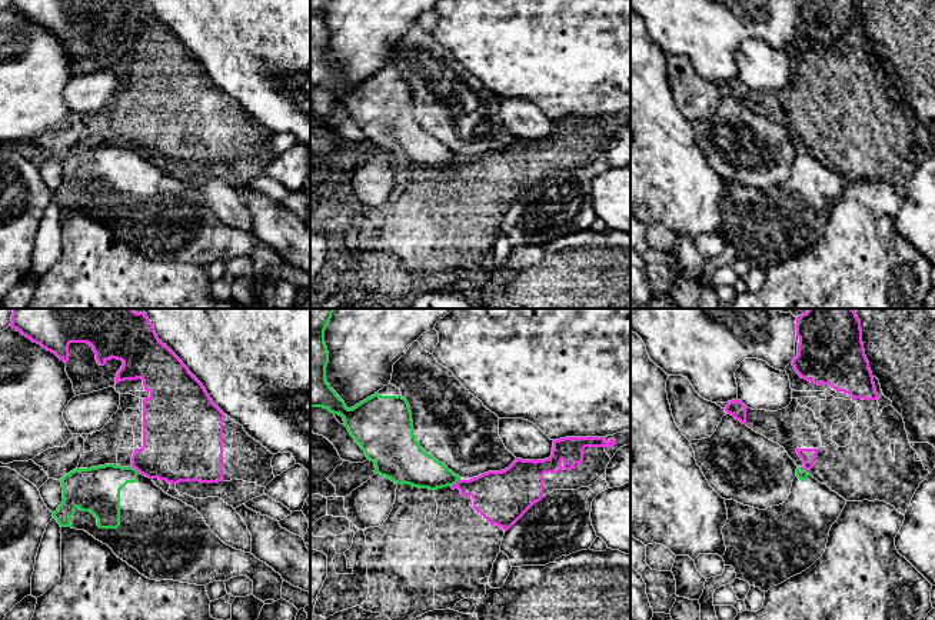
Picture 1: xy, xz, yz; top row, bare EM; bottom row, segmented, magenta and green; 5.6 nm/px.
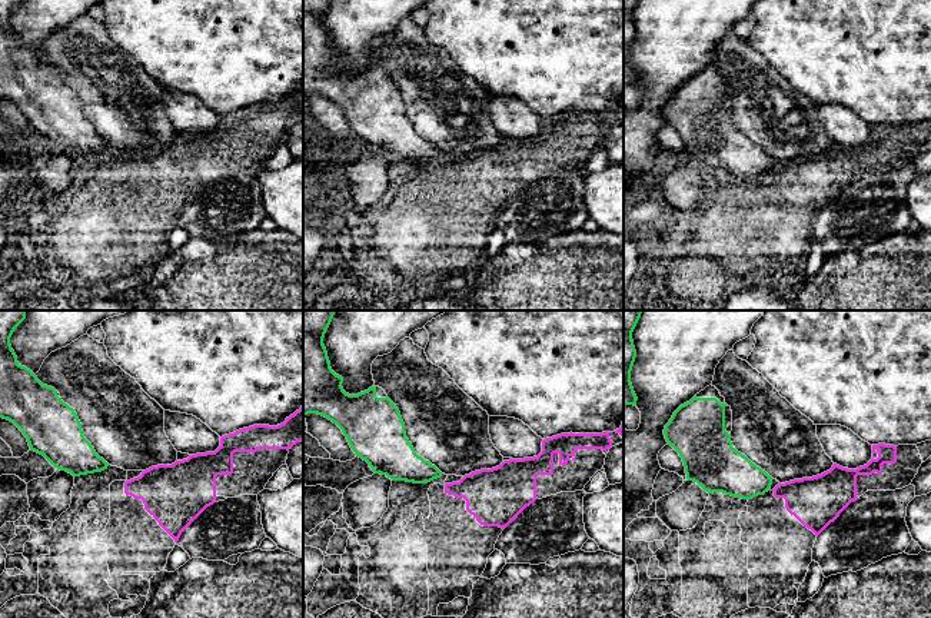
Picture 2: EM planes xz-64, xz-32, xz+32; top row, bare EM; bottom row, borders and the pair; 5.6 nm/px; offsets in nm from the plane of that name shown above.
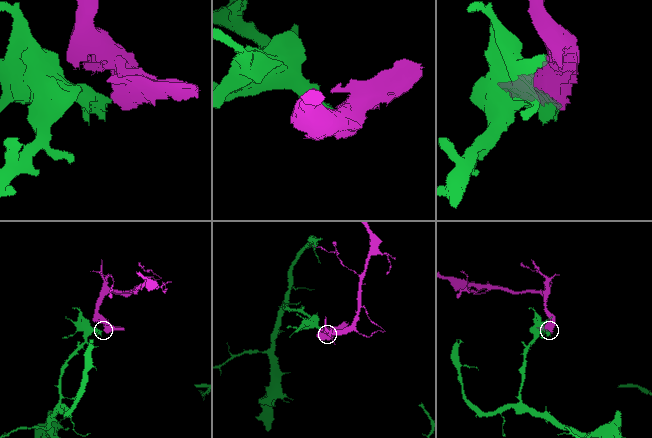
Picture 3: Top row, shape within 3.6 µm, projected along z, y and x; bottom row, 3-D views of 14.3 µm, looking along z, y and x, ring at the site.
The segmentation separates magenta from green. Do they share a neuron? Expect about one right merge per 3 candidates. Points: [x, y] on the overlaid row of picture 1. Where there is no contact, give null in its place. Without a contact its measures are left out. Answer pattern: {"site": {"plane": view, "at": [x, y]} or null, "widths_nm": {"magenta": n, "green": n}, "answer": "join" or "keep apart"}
{"site": {"plane": "xz", "at": [456, 483]}, "widths_nm": {"magenta": 280, "green": 200}, "answer": "keep apart"}

